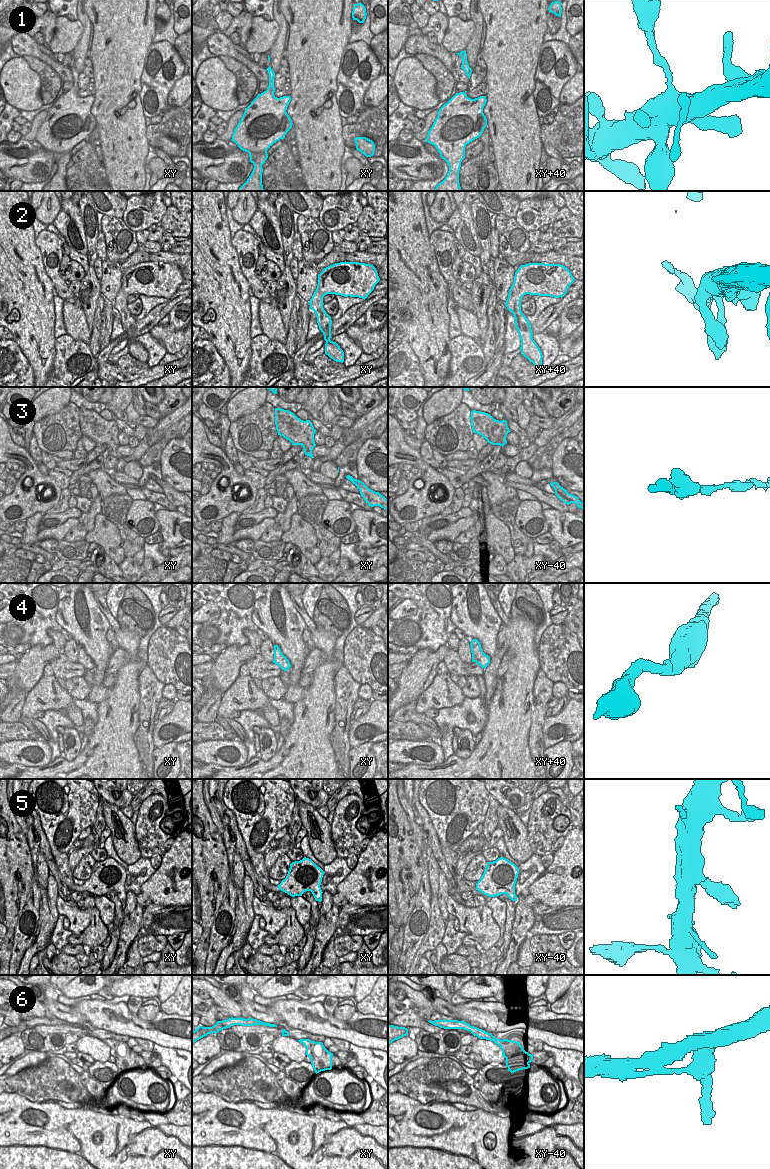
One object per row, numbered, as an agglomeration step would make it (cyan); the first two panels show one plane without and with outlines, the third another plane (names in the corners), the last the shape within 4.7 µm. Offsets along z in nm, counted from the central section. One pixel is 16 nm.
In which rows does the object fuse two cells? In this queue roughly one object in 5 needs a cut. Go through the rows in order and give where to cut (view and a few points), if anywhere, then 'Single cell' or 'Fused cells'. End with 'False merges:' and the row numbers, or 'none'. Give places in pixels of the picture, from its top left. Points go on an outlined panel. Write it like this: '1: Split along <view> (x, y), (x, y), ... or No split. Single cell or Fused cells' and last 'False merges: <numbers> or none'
1: Split along xy+40 (464, 69), (471, 72). Fused cells
2: No split. Single cell
3: No split. Single cell
4: No split. Single cell
5: No split. Single cell
6: No split. Single cell
False merges: 1

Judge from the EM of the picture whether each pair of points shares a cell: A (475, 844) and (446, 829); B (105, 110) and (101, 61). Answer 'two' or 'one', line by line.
A: two
B: one

